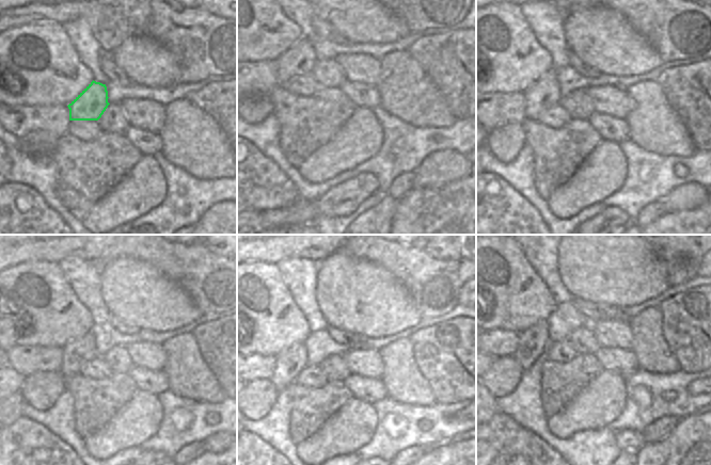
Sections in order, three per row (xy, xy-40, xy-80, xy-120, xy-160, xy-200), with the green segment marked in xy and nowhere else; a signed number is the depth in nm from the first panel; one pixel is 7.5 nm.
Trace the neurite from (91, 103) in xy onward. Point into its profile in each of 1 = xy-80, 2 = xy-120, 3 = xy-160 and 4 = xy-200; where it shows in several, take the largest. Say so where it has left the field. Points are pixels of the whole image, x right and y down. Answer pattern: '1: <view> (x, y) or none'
1: xy-80 (563, 109)
2: xy-120 (76, 353)
3: xy-160 (304, 352)
4: xy-200 (534, 341)

